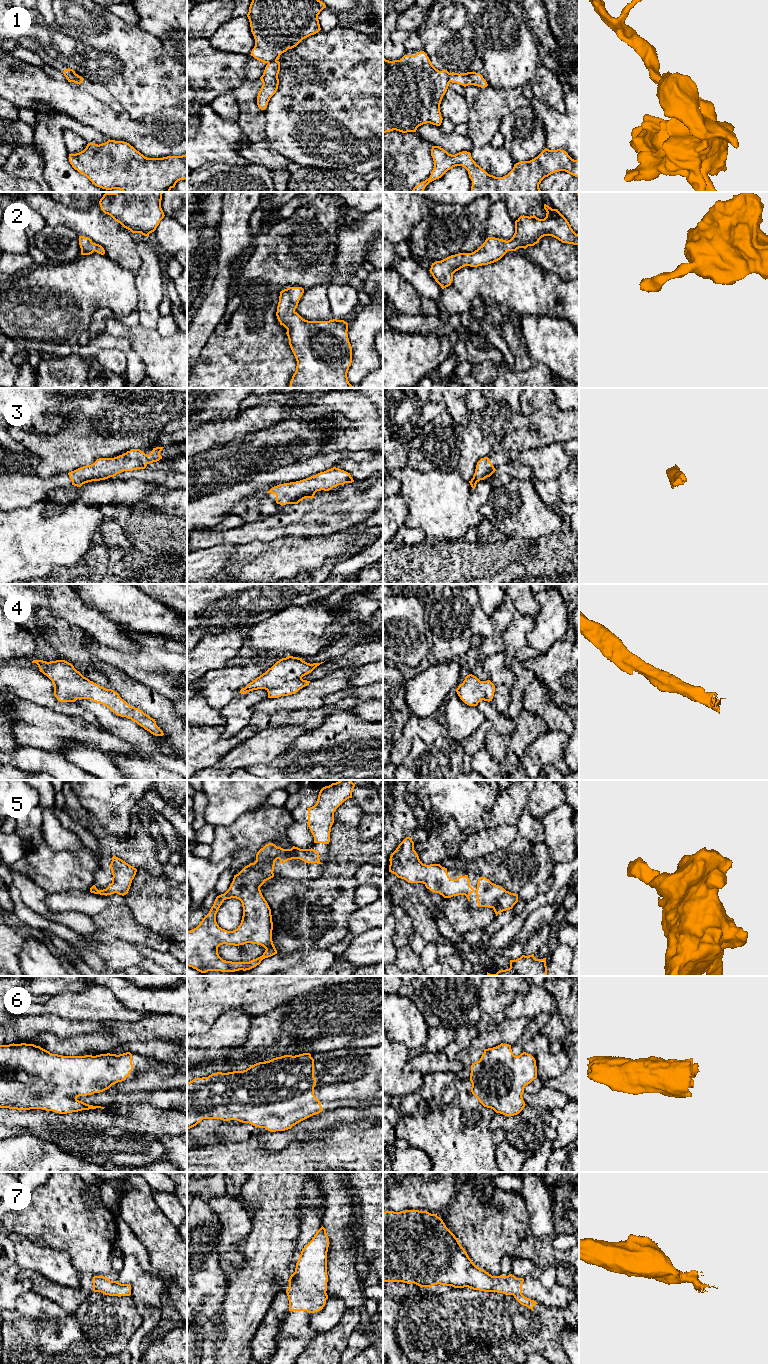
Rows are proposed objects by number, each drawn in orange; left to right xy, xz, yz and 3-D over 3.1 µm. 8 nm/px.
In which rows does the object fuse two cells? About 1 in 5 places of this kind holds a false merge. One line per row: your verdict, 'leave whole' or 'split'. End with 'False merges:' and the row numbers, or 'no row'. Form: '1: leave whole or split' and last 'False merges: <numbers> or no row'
1: split
2: leave whole
3: leave whole
4: leave whole
5: leave whole
6: leave whole
7: leave whole
False merges: 1

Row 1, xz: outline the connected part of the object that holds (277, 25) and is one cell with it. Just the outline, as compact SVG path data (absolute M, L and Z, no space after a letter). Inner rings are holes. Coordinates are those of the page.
M252 0L247 17L255 46L250 55L263 63L277 61L282 53L321 30L318 15L324 8L320 0Z

